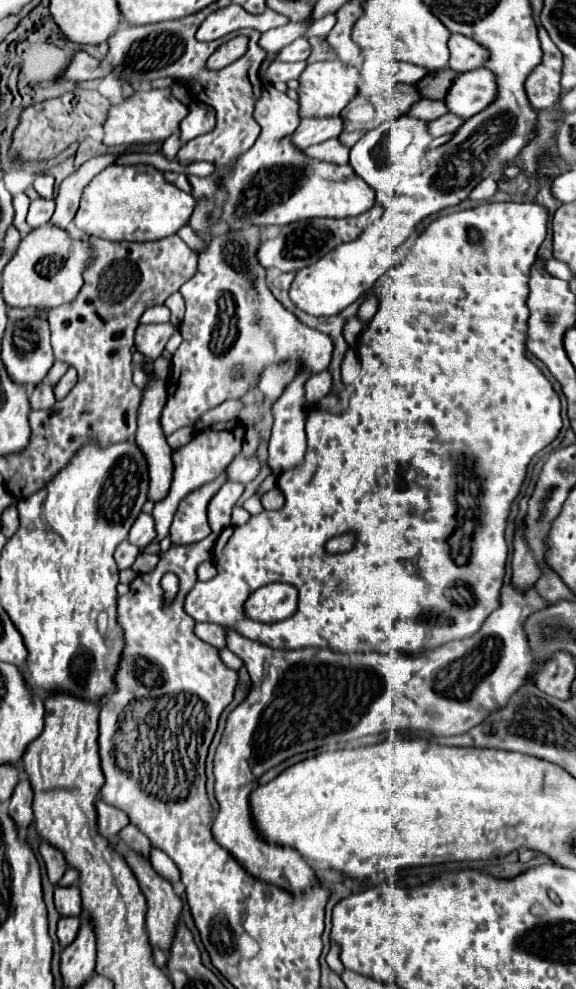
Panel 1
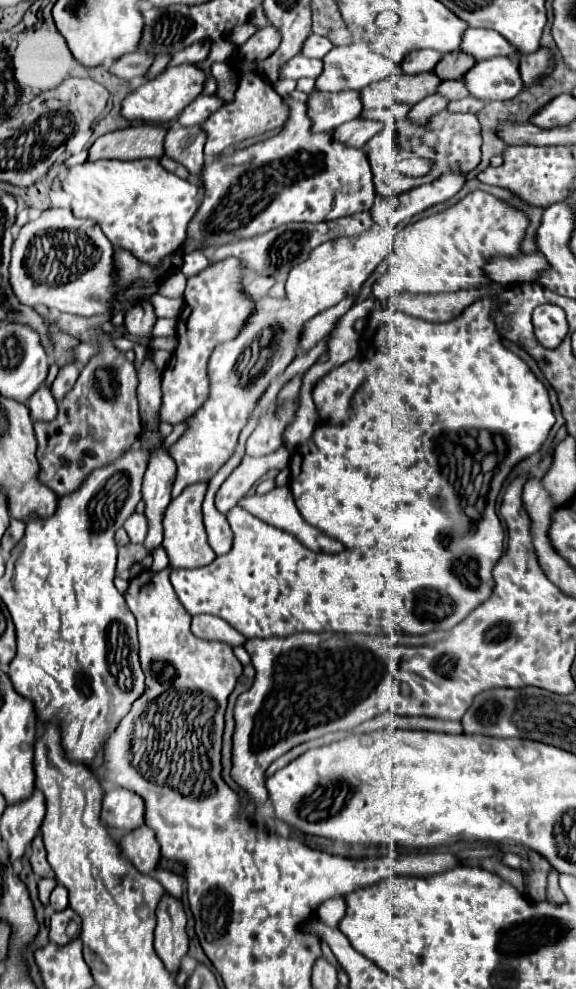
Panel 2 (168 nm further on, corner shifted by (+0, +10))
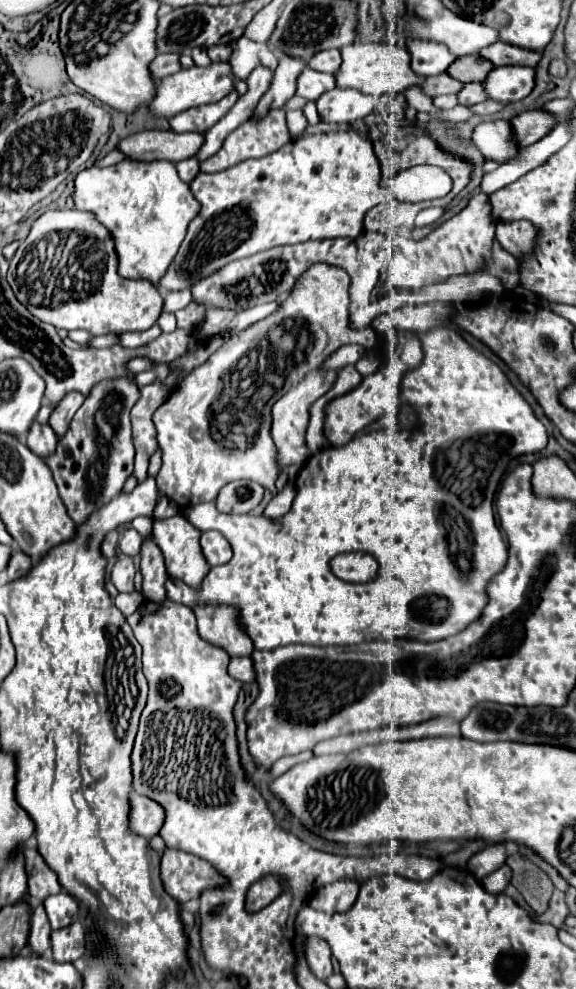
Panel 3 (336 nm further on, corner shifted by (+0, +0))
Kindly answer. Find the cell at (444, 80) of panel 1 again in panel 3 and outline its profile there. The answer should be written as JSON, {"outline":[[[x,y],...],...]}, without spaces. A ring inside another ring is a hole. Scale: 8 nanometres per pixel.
{"outline":[[[466,55],[456,59],[450,67],[448,67],[448,75],[462,81],[462,83],[472,83],[472,81],[484,81],[486,75],[490,73],[494,65],[486,59],[482,59],[480,55]]]}

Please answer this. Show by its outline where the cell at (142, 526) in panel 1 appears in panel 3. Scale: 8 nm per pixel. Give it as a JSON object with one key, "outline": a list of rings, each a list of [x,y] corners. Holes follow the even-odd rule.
{"outline":[[[128,527],[120,539],[120,551],[128,557],[134,557],[134,555],[138,555],[140,545],[142,545],[142,535],[134,527]]]}

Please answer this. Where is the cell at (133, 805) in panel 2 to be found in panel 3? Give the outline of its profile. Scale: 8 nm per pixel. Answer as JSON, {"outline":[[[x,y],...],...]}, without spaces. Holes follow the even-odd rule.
{"outline":[[[136,793],[130,795],[130,821],[128,821],[130,831],[150,839],[160,831],[162,823],[164,823],[164,811],[156,801]]]}

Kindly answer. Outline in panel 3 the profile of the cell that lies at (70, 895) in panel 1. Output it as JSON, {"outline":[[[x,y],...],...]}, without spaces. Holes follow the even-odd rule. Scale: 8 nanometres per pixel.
{"outline":[[[64,891],[56,893],[56,895],[50,895],[44,901],[44,907],[46,907],[46,913],[48,913],[52,929],[68,927],[70,923],[74,923],[80,917],[78,901],[72,895],[64,893]]]}

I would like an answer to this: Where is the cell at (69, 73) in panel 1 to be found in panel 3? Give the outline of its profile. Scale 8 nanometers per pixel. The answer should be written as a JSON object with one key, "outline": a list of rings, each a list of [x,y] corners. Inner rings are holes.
{"outline":[[[156,55],[156,59],[150,63],[150,73],[154,75],[154,81],[160,81],[162,77],[166,75],[172,75],[180,69],[180,63],[178,63],[178,55]]]}

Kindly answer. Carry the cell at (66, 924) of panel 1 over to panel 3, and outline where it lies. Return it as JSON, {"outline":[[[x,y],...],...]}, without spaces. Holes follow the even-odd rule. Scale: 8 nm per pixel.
{"outline":[[[76,921],[70,927],[52,931],[52,957],[58,963],[74,963],[76,959],[84,957],[86,941],[84,941],[84,923]]]}

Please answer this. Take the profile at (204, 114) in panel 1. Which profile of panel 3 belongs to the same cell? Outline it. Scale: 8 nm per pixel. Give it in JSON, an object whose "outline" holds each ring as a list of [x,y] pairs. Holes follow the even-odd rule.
{"outline":[[[230,91],[230,95],[226,95],[224,99],[220,99],[218,103],[212,105],[200,105],[200,107],[192,107],[188,111],[178,113],[176,117],[170,119],[172,129],[178,133],[190,133],[190,131],[198,131],[204,133],[208,131],[214,123],[218,123],[218,119],[222,119],[222,115],[226,115],[226,111],[230,111],[230,107],[236,103],[238,99],[238,91]]]}

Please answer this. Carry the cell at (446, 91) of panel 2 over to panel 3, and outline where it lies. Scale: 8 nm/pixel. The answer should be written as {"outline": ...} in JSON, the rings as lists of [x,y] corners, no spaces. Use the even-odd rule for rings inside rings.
{"outline":[[[466,83],[462,87],[462,91],[458,93],[458,103],[460,105],[476,105],[480,101],[484,101],[486,95],[484,95],[484,89],[482,89],[482,83]]]}

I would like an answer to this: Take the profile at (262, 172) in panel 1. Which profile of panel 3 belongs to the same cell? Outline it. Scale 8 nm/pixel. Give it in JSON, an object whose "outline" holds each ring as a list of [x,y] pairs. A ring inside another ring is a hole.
{"outline":[[[332,131],[308,135],[286,143],[282,149],[264,155],[260,159],[246,159],[226,171],[198,173],[190,183],[194,197],[202,209],[188,225],[186,239],[166,275],[160,279],[160,287],[166,291],[178,291],[192,287],[198,279],[212,275],[226,263],[254,255],[258,251],[272,249],[276,245],[304,243],[310,239],[356,239],[364,229],[364,215],[382,199],[380,191],[380,163],[372,151],[372,143],[360,137],[356,131]]]}

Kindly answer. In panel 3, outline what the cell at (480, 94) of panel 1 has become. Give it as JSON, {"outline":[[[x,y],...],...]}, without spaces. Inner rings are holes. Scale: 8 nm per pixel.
{"outline":[[[494,67],[484,79],[484,91],[488,99],[498,103],[522,101],[534,89],[534,69],[532,67]]]}

